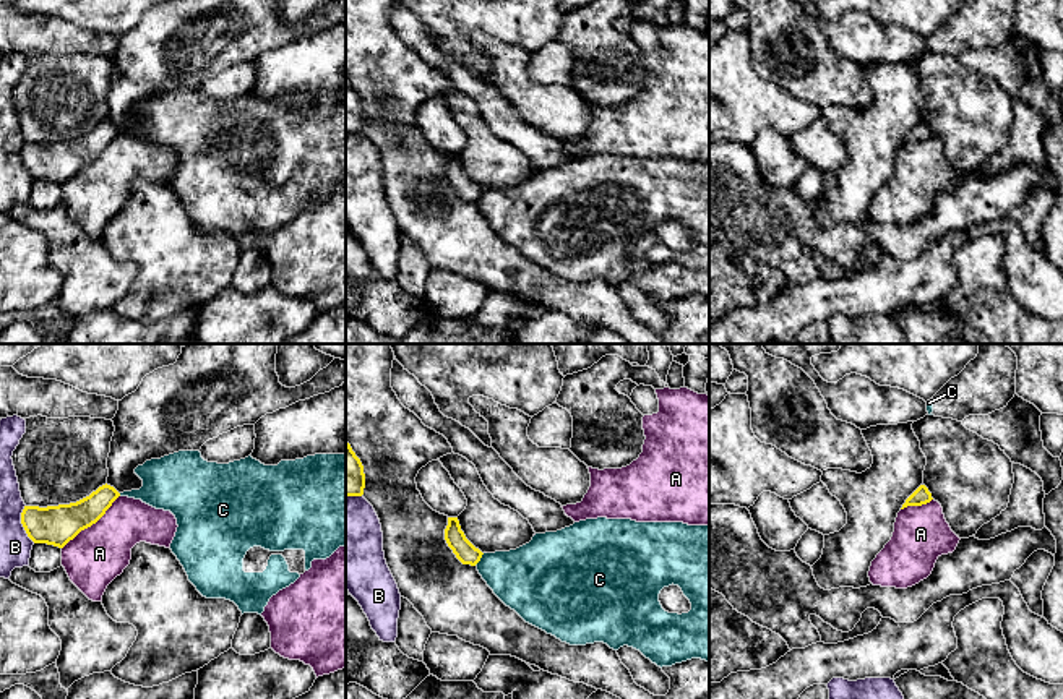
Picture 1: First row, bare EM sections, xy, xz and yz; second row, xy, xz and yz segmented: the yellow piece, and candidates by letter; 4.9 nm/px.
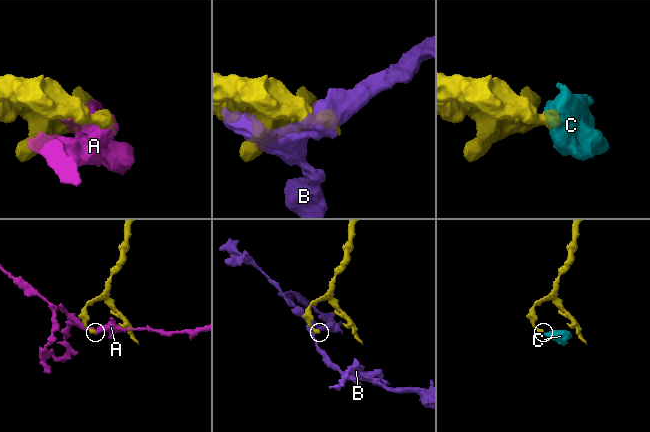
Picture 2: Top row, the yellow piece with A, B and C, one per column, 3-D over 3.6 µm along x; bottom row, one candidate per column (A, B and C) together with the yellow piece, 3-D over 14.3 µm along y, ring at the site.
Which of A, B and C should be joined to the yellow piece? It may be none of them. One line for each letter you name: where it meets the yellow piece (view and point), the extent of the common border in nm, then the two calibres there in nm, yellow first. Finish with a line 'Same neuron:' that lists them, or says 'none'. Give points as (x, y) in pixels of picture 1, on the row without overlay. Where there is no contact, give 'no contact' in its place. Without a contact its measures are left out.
Same neuron: none

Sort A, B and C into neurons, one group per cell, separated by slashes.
A / B / C

